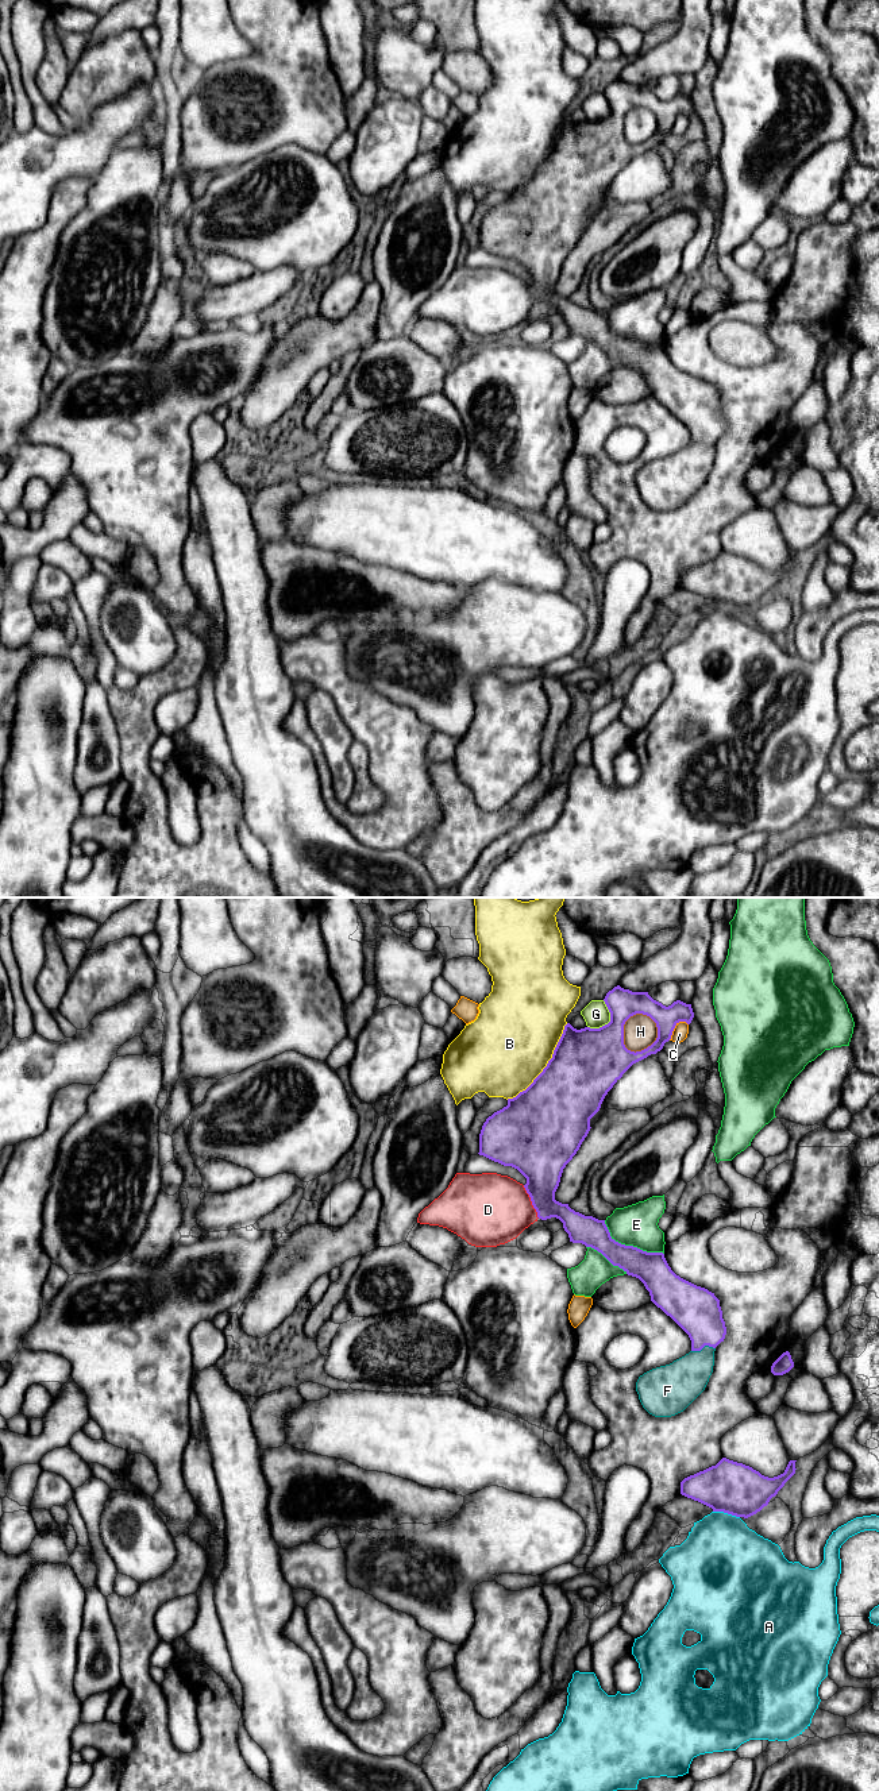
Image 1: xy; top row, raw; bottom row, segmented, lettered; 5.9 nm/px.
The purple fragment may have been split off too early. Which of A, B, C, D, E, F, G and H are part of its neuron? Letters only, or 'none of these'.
F

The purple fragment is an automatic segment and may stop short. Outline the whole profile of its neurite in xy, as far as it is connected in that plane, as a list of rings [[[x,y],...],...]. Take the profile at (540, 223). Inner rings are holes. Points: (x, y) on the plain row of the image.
[[[620,78],[609,84],[604,94],[610,105],[610,115],[600,121],[581,123],[567,116],[543,165],[525,184],[508,192],[506,200],[486,212],[479,227],[478,247],[517,262],[527,271],[524,281],[539,312],[559,312],[570,335],[597,343],[613,359],[639,371],[649,385],[651,394],[689,428],[691,433],[689,447],[644,466],[636,475],[643,501],[655,510],[671,510],[683,505],[705,483],[713,466],[716,440],[726,428],[720,393],[708,382],[676,368],[663,346],[647,346],[616,335],[605,313],[575,305],[568,297],[556,294],[555,285],[563,262],[587,229],[591,221],[590,212],[600,204],[608,185],[633,157],[660,144],[679,115],[690,117],[694,105],[691,97],[681,93],[666,100],[654,93],[648,85],[632,85]],[[636,107],[647,108],[656,116],[658,131],[647,142],[635,146],[624,138],[624,117]]]

